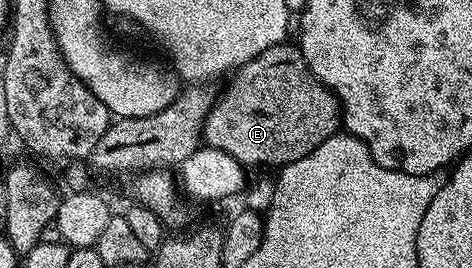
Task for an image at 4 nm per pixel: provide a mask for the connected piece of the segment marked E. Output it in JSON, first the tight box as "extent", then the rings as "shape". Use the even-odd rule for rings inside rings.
{"extent":[203,42,342,170],"shape":[[[278,42],[270,46],[270,50],[262,50],[258,58],[246,62],[241,68],[235,69],[228,89],[217,95],[210,114],[204,123],[203,143],[209,148],[217,148],[229,152],[240,164],[273,164],[276,170],[290,162],[298,162],[298,158],[306,158],[326,138],[337,135],[342,128],[340,102],[333,92],[322,82],[314,78],[308,68],[304,55],[295,43]]]}

